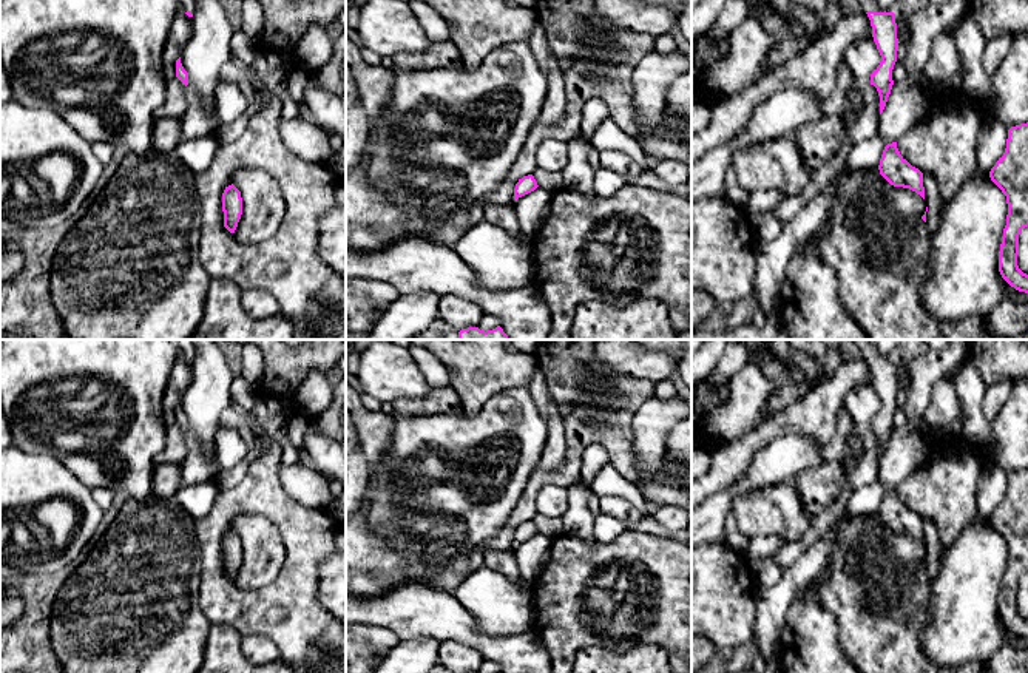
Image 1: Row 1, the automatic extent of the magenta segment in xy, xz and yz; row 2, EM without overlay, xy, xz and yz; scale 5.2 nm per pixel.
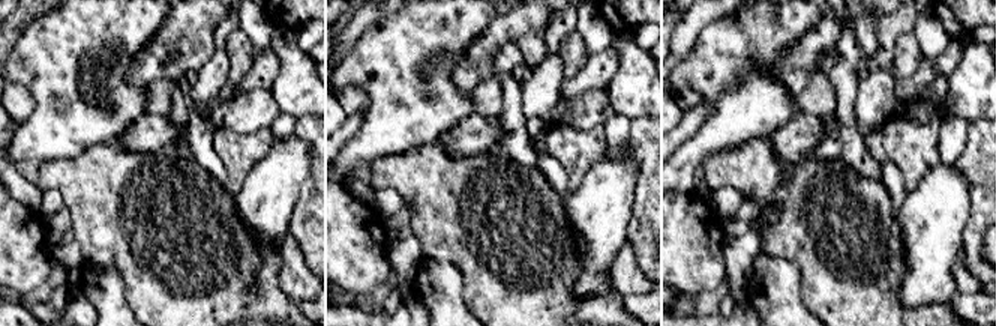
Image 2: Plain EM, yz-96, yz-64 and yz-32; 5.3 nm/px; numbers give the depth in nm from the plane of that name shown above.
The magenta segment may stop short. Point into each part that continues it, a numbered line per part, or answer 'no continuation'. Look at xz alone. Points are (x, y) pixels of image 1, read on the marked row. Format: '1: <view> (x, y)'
no continuation

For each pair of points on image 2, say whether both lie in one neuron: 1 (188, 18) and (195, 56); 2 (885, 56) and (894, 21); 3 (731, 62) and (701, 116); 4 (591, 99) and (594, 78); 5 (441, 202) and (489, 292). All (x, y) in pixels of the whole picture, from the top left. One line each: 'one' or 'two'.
1: one
2: one
3: two
4: two
5: one

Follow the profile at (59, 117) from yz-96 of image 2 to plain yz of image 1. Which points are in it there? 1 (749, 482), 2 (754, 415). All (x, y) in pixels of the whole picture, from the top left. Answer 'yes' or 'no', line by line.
1: yes
2: yes

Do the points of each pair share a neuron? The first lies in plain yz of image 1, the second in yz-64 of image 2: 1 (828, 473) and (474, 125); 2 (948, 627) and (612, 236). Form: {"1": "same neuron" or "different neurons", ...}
{"1": "same neuron", "2": "same neuron"}

